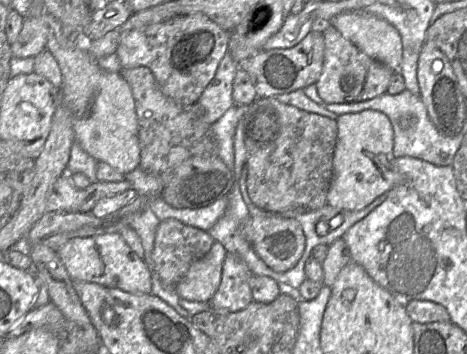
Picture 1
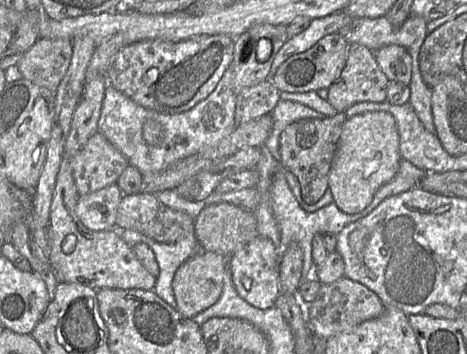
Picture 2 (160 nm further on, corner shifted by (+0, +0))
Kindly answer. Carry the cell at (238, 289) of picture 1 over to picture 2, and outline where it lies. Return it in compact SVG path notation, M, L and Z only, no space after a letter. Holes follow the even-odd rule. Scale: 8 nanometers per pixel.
M257 236L229 257L232 282L238 295L255 308L264 310L275 305L280 294L279 254L272 240Z

